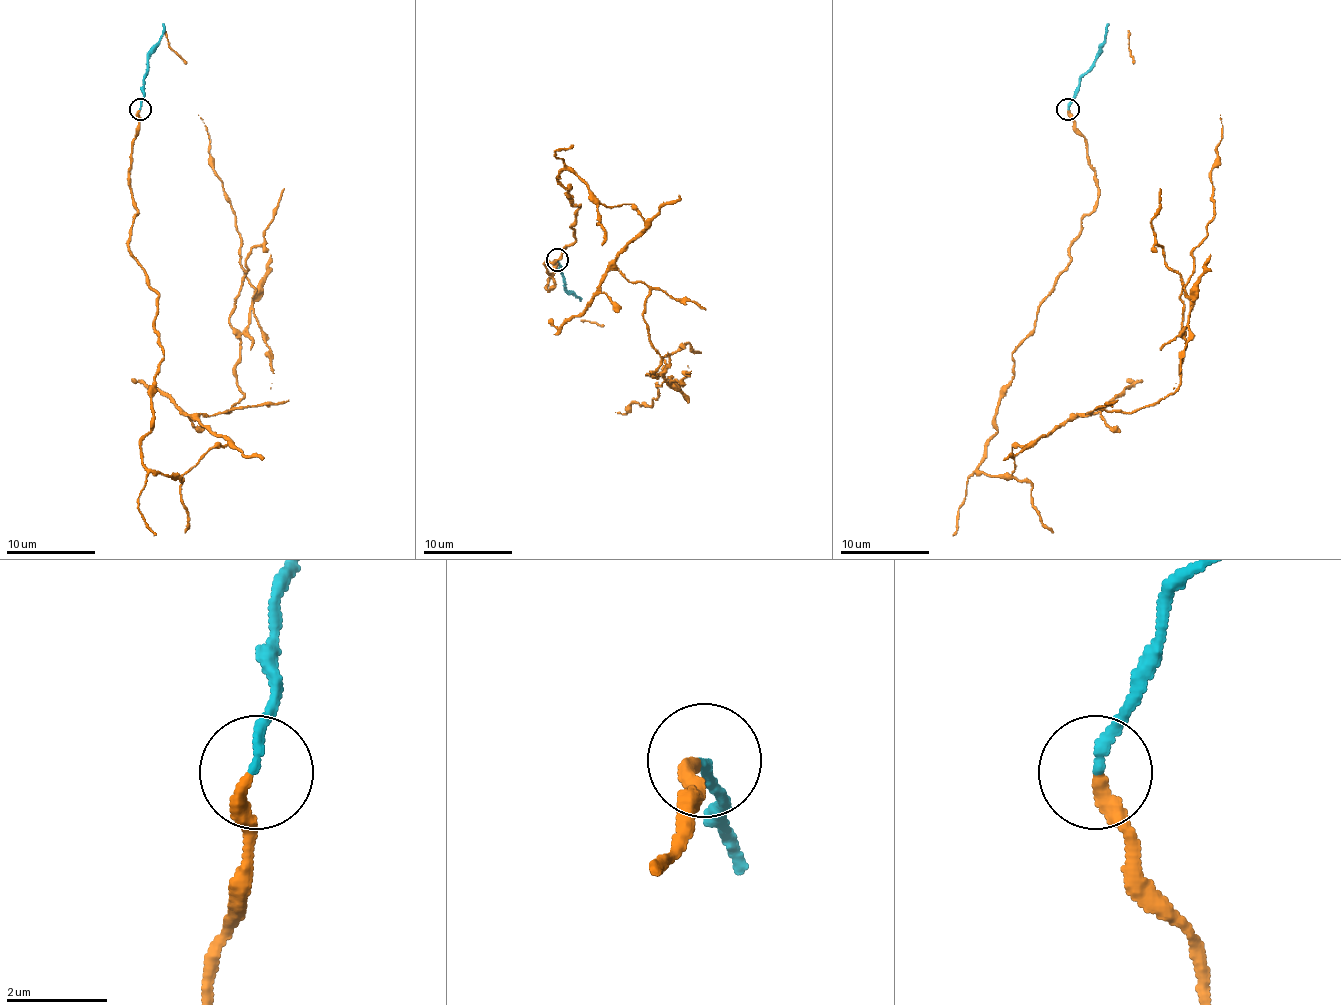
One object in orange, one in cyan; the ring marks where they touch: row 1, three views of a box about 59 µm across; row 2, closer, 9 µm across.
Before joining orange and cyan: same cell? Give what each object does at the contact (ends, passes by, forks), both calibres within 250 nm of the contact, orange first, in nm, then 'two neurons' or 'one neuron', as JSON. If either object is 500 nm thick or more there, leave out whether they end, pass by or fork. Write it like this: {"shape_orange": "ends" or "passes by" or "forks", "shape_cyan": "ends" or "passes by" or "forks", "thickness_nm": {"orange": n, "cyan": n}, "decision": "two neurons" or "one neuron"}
{"shape_orange": "ends", "shape_cyan": "ends", "thickness_nm": {"orange": 280, "cyan": 190}, "decision": "two neurons"}

